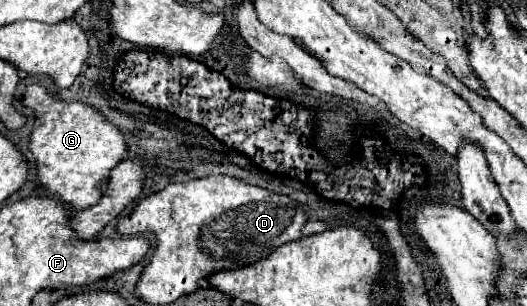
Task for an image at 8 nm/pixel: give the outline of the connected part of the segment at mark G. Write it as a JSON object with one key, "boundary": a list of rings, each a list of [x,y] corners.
{"boundary":[[[39,83],[27,87],[23,103],[35,109],[37,117],[29,149],[35,155],[39,187],[51,195],[59,195],[61,201],[77,211],[95,205],[109,183],[111,169],[127,157],[127,135],[91,105],[79,101],[67,103]]]}

